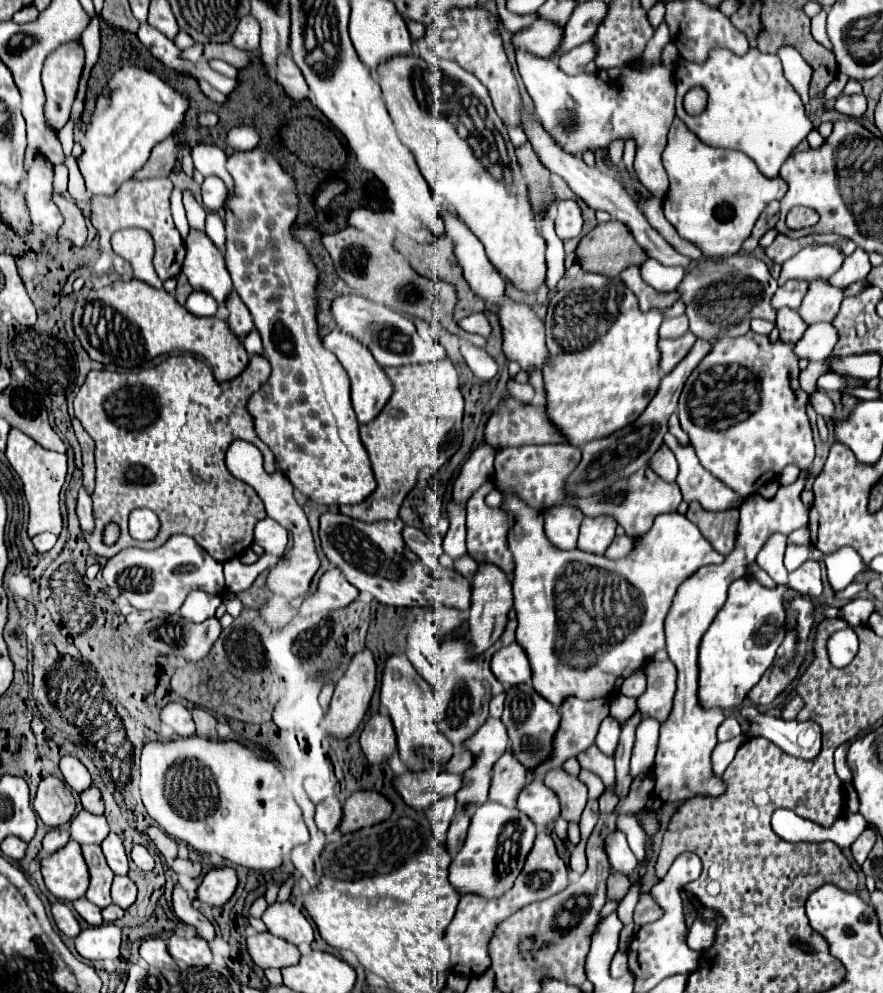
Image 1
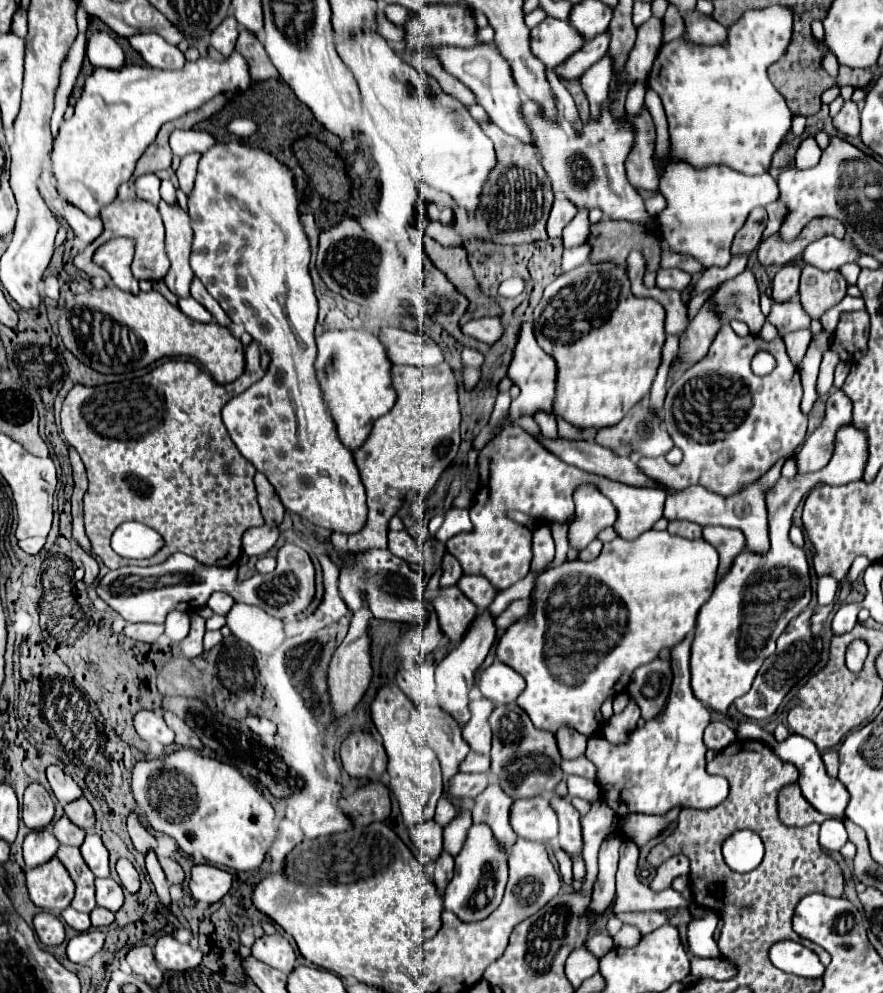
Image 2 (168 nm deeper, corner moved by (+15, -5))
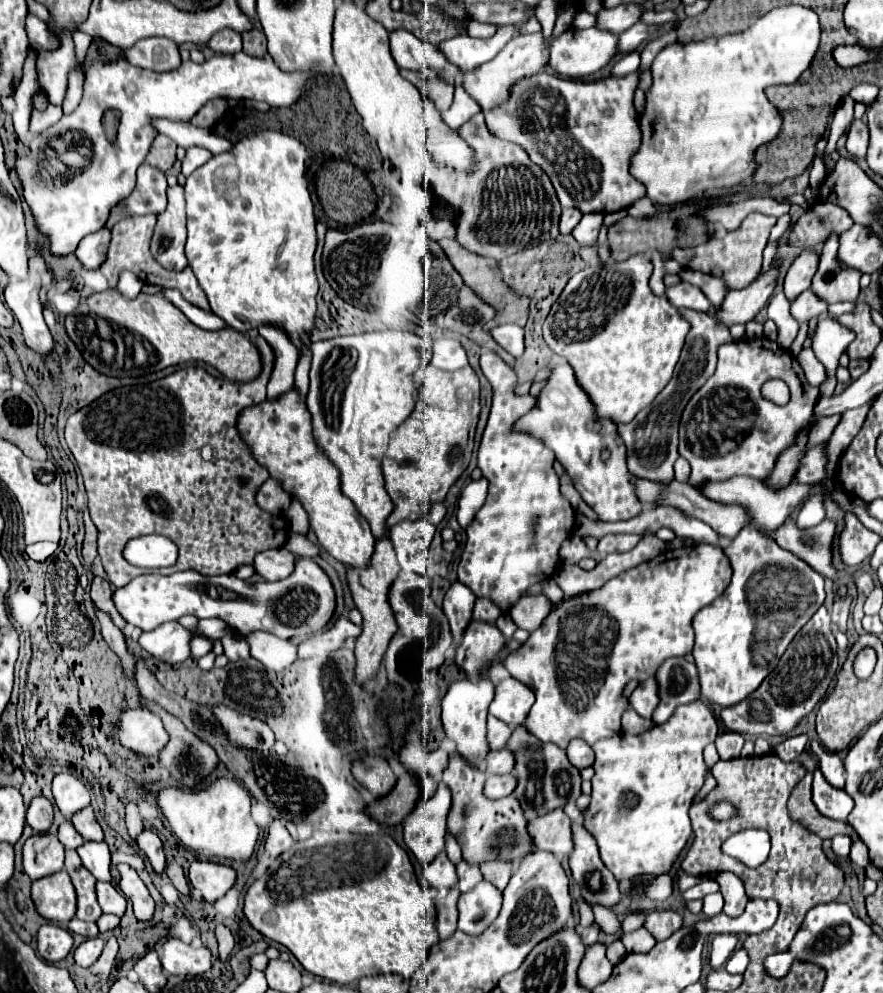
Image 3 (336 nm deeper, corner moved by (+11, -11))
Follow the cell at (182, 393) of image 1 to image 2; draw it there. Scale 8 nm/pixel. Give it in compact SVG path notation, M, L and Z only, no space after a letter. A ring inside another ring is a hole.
M253 341L245 349L243 375L227 385L219 385L211 375L191 361L167 361L151 373L123 383L109 385L73 385L61 407L61 427L69 445L81 455L89 489L85 493L85 531L91 541L91 551L109 569L123 565L155 565L165 561L175 551L187 553L205 565L227 567L241 557L241 535L249 527L263 525L261 509L257 503L257 489L253 483L255 467L249 463L231 441L223 421L221 409L235 395L243 393L249 385L263 377L259 365L259 345ZM125 521L141 521L151 525L165 541L165 545L149 559L125 559L113 555L109 539L117 525Z

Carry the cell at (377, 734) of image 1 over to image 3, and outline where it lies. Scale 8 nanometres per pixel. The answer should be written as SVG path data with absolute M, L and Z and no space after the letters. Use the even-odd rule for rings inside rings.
M365 757L361 761L355 761L353 775L365 789L371 791L375 799L389 795L397 781L389 763L383 757Z

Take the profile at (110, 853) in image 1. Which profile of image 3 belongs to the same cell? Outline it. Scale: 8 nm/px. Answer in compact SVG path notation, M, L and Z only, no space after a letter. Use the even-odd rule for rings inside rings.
M85 841L79 849L77 849L83 865L93 873L93 877L97 881L111 881L111 873L109 873L109 863L111 863L111 855L109 855L109 847L105 841L95 843L95 841Z

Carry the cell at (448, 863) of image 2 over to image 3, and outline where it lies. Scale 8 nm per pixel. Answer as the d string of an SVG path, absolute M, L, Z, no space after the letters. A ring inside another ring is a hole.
M455 887L447 893L445 905L439 907L437 931L439 931L441 941L449 939L449 935L453 935L453 931L457 931L457 899L459 899L459 889Z

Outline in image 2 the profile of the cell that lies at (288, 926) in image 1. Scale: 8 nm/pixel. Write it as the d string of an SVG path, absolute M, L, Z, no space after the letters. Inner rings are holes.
M275 931L273 935L265 933L259 939L255 939L251 953L259 961L263 961L275 969L281 969L283 973L291 973L295 967L295 959L297 959L293 945L281 931Z

